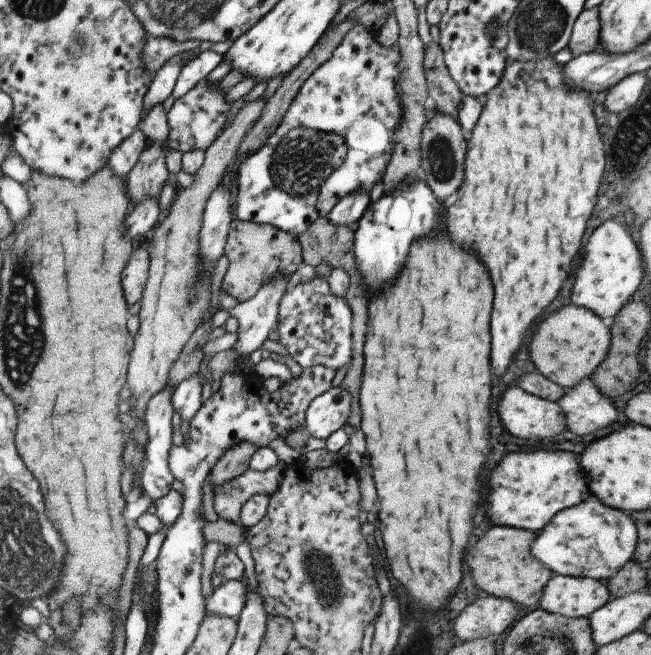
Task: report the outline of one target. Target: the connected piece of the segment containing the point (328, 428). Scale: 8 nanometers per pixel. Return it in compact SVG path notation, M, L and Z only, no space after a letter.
M342 385L332 387L310 405L306 413L304 433L326 441L348 424L351 404L353 396L347 388Z

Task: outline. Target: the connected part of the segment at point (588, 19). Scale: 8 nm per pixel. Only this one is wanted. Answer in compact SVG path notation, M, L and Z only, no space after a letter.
M599 7L587 9L574 25L569 50L573 57L598 50L601 45L601 12Z

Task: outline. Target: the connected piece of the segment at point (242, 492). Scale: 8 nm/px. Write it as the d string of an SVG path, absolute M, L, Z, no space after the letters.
M280 460L271 470L255 472L247 470L244 474L233 478L219 490L214 490L214 510L219 519L236 523L240 527L242 507L257 494L272 497L285 480L285 471L289 464Z

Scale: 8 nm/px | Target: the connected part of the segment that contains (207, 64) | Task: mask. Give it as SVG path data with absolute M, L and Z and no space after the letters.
M207 50L192 61L189 61L179 76L177 86L175 88L173 97L176 100L187 96L199 84L203 82L219 66L223 60L224 55L215 52L215 50Z

